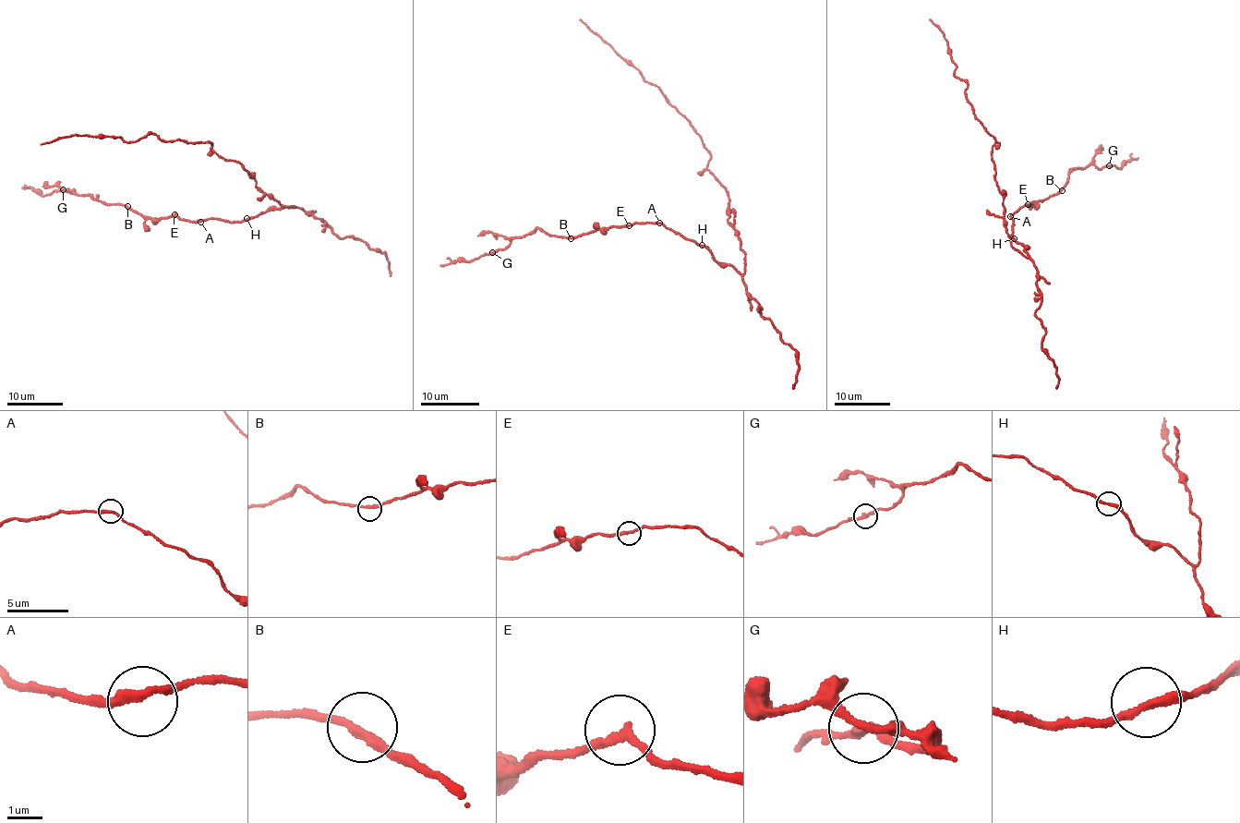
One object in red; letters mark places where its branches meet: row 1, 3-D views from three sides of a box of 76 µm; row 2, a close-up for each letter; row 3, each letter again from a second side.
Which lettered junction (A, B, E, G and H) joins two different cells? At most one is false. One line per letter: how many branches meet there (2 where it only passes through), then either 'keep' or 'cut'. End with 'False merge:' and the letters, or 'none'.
A: 2 | keep
B: 2 | keep
E: 2 | keep
G: 2 | keep
H: 2 | keep
False merge: none

